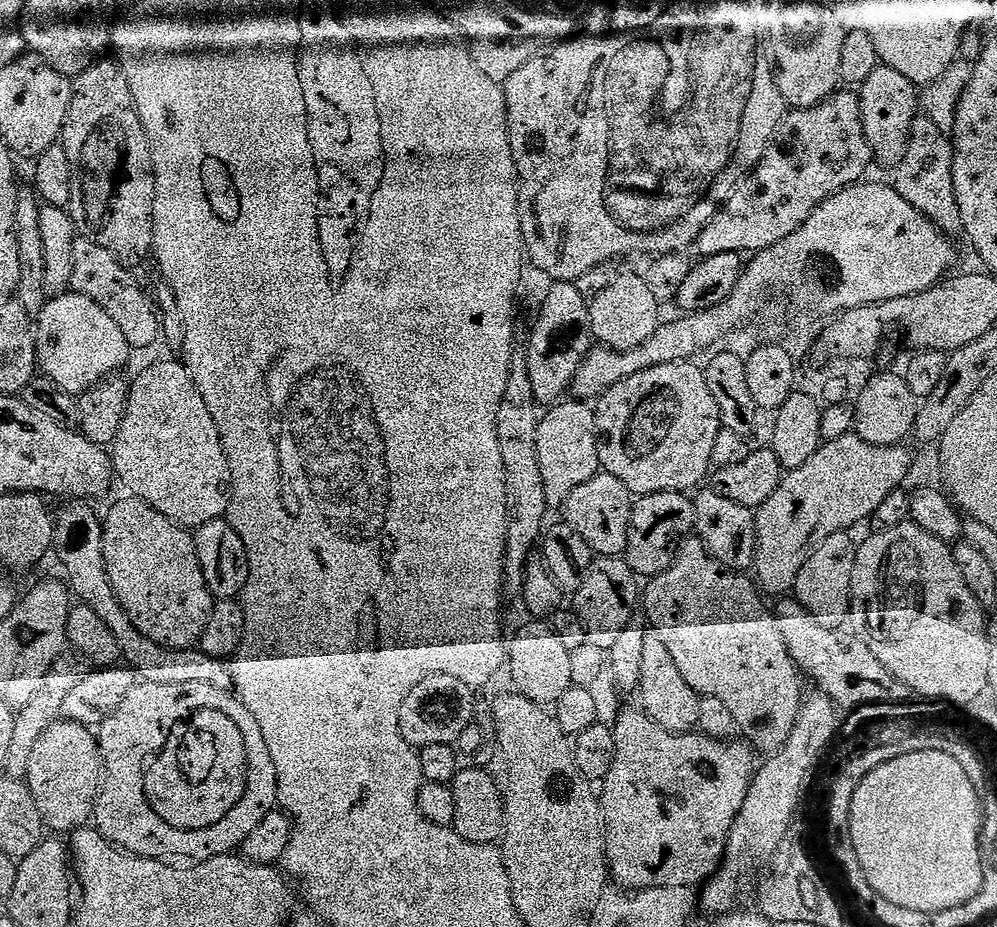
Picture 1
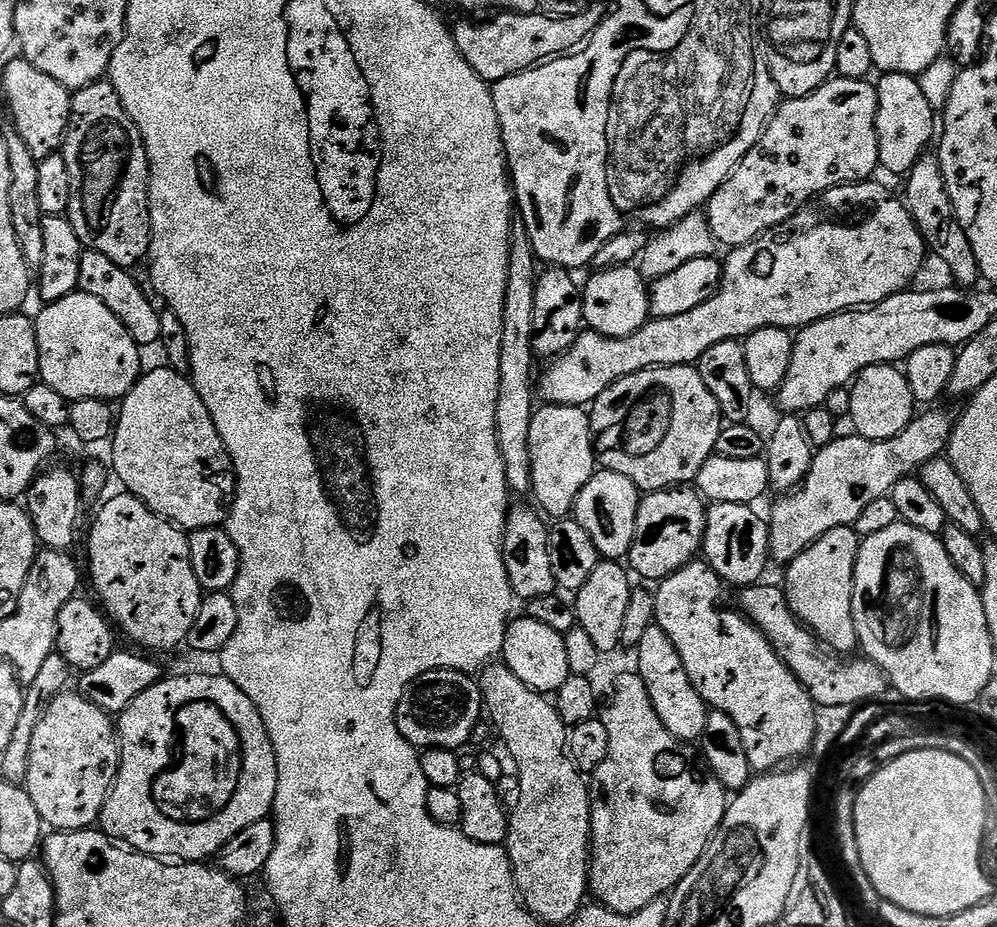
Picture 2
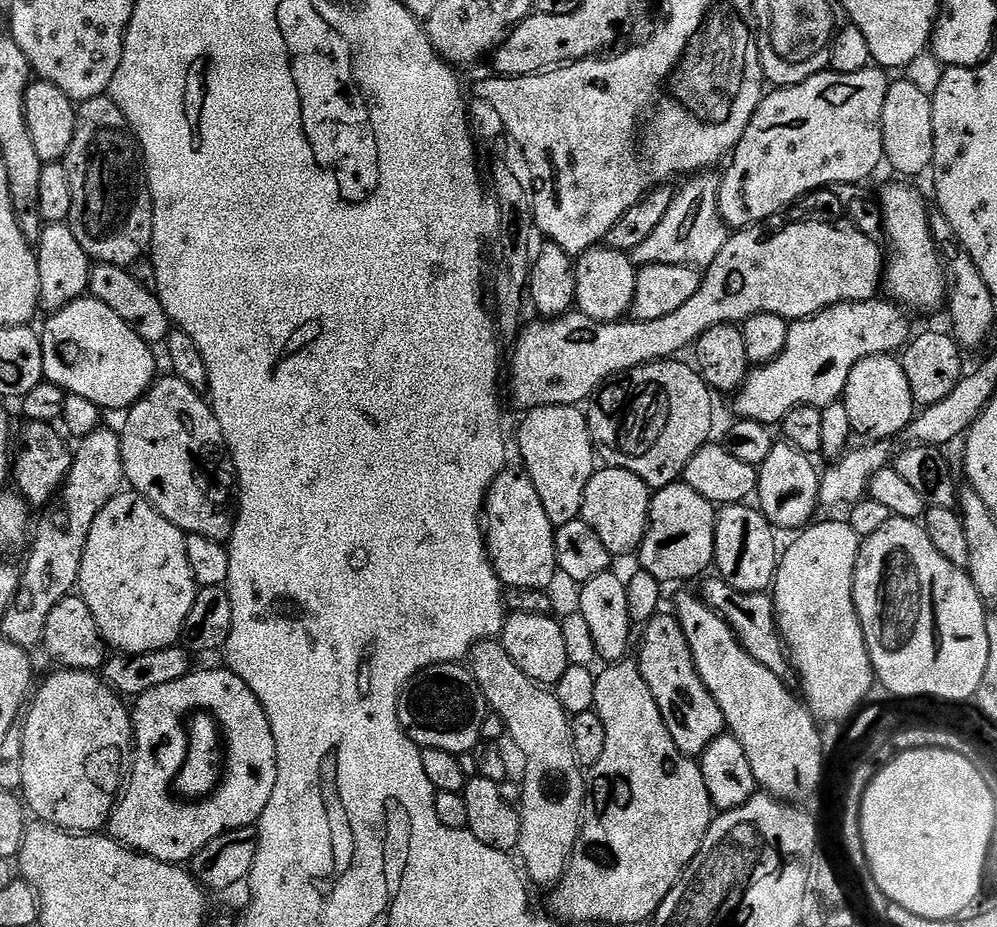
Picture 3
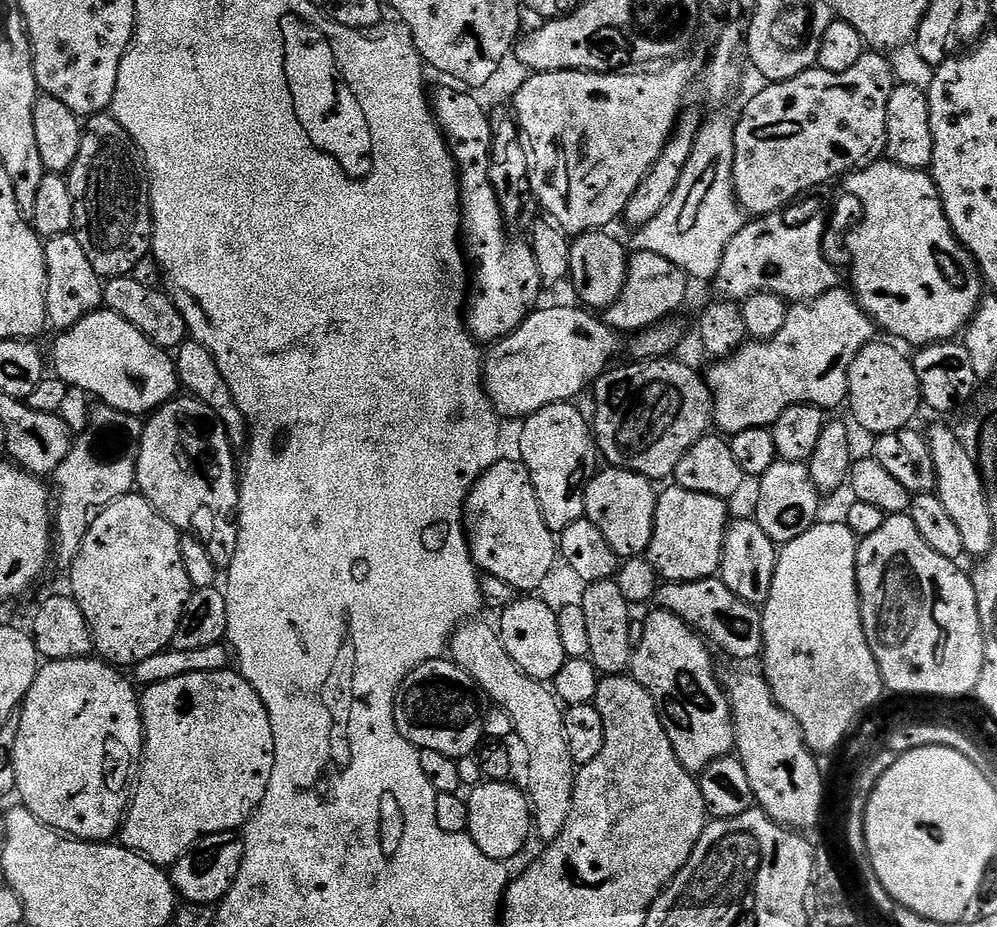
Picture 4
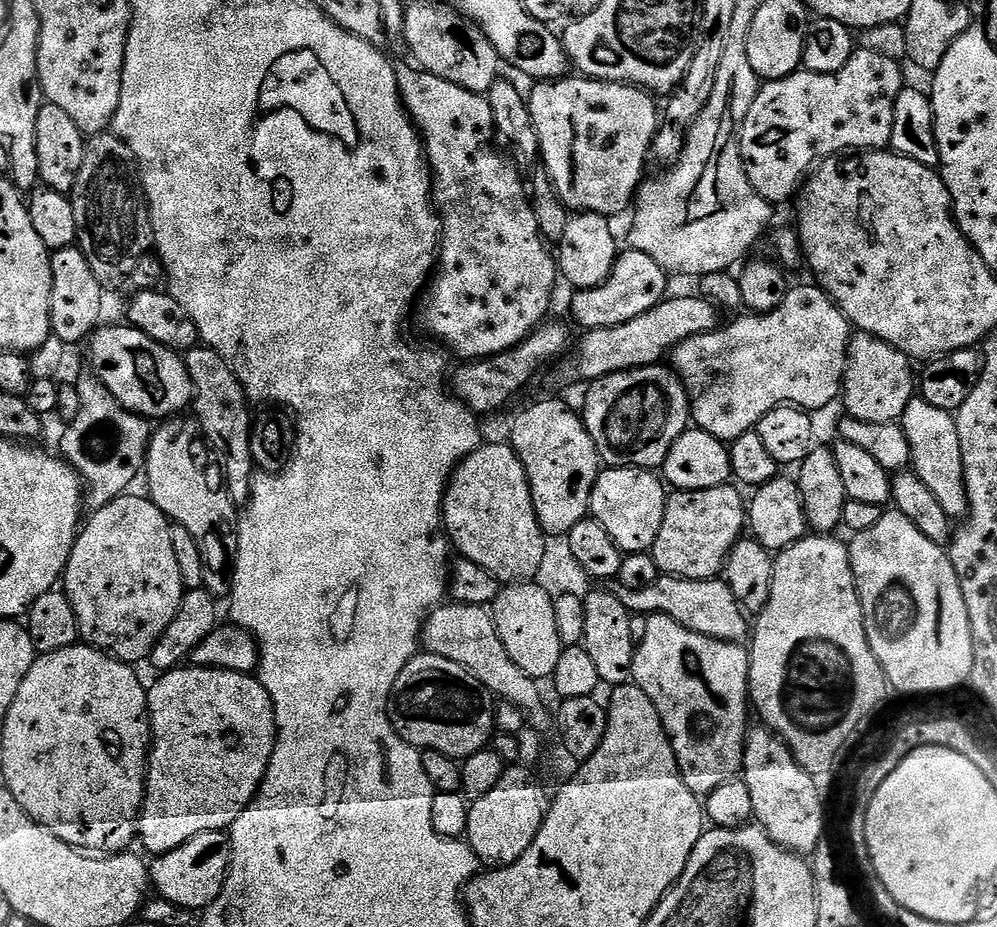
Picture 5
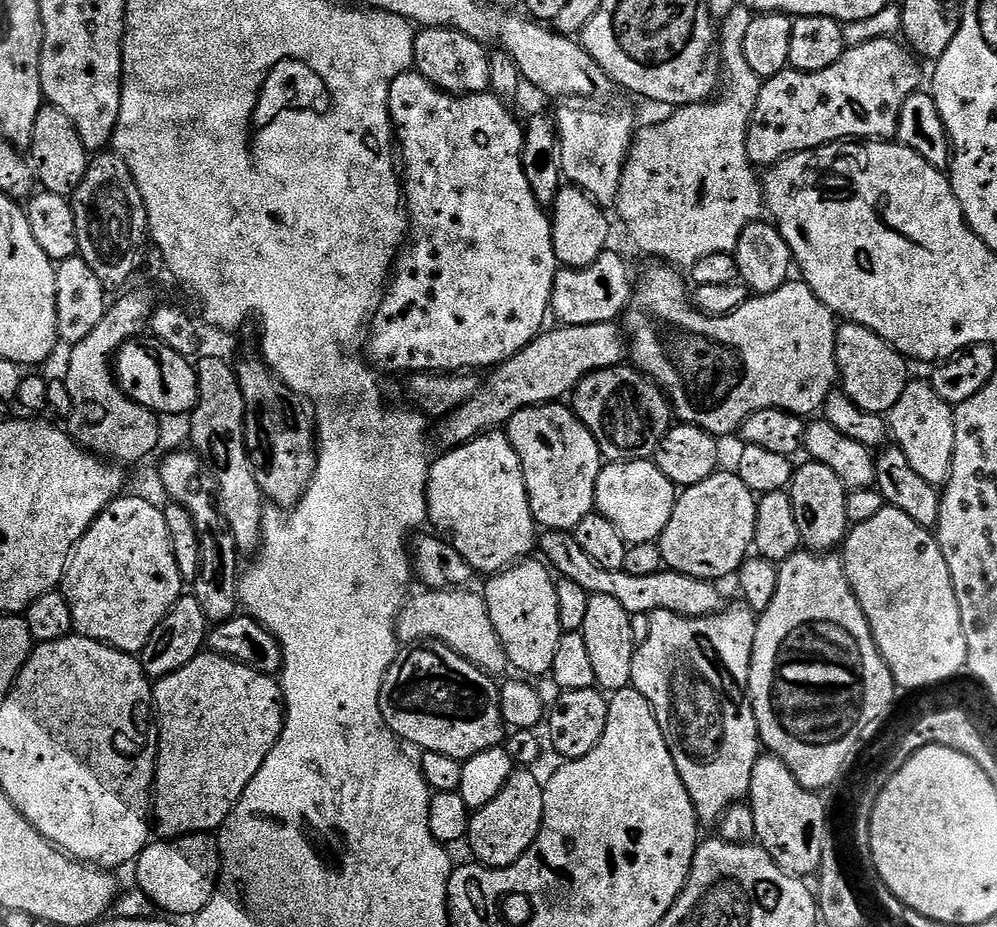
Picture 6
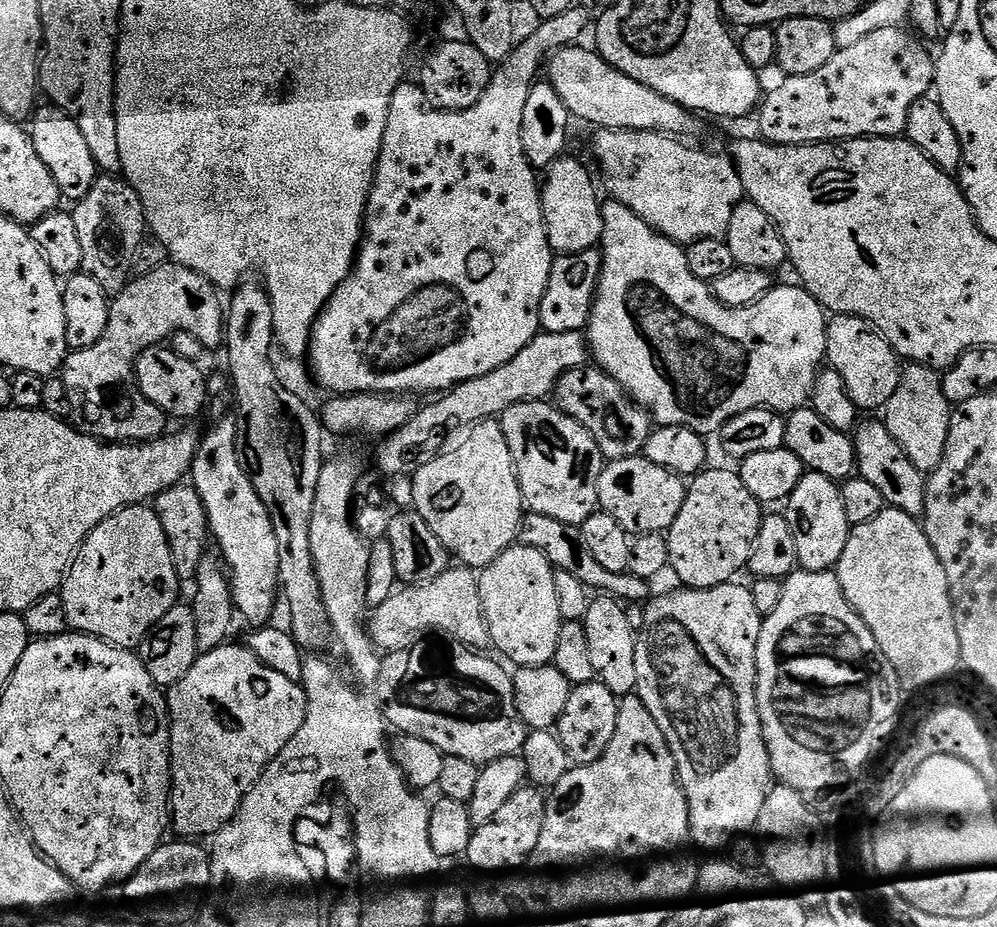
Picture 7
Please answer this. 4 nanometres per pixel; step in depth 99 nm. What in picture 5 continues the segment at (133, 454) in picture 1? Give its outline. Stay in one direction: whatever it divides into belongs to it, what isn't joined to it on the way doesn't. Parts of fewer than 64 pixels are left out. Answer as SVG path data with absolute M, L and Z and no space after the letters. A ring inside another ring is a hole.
M164 422L161 428L157 427L152 433L152 441L148 443L148 458L146 461L146 477L148 476L148 489L146 489L147 495L150 497L152 503L156 504L164 515L168 517L172 524L181 524L186 530L190 530L192 537L198 542L200 547L200 553L204 559L206 565L206 571L204 574L204 588L211 594L211 596L217 598L228 598L232 595L232 575L236 569L236 555L238 554L238 534L240 533L238 527L238 508L233 504L232 499L228 497L227 491L225 491L226 485L224 483L224 473L214 463L213 457L210 455L210 449L201 433L197 431L195 427L192 428L188 424L172 424L176 422Z

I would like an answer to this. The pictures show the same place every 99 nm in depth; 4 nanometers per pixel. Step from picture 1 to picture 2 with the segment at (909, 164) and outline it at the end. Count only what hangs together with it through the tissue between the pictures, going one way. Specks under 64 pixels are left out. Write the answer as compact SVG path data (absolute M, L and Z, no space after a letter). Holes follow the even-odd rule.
M936 154L921 156L918 163L908 171L908 196L906 203L912 221L920 227L927 251L932 252L948 267L948 272L953 276L955 283L960 286L976 286L981 283L980 267L974 258L974 250L970 246L970 238L966 238L966 230L958 222L954 214L954 206L950 202L950 194L946 182L942 178L940 157Z

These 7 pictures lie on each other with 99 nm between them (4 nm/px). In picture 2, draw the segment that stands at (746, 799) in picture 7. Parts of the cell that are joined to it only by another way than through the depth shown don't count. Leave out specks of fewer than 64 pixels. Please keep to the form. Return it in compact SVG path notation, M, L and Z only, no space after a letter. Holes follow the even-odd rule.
M653 626L646 630L646 634L642 634L642 642L635 645L634 652L640 659L638 675L644 679L650 702L658 718L662 718L666 730L670 730L670 734L676 740L699 741L706 730L706 718L710 709L698 694L698 690L694 690L686 674L686 666L682 666L682 658L678 658L678 650L674 650L674 642L666 638L661 628Z

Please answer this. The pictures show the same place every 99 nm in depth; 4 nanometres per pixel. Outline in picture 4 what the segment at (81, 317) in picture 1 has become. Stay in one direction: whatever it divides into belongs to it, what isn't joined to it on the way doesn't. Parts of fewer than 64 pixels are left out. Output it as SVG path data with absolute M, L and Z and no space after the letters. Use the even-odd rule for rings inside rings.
M107 310L91 312L82 318L73 328L59 333L52 344L50 368L57 377L70 388L81 388L89 397L103 402L110 408L129 414L151 414L166 400L173 399L178 392L178 377L173 357L154 342L150 342L126 318Z

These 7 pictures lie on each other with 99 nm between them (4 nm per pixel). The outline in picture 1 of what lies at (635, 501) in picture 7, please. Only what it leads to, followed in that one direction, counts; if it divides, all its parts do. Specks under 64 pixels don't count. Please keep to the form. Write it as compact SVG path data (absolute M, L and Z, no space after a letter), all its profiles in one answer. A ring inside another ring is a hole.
M601 471L590 482L578 486L574 494L562 506L563 519L582 538L586 538L588 545L592 547L597 557L615 556L623 557L628 551L628 531L632 525L632 506L634 497L618 478L614 478L609 472Z

